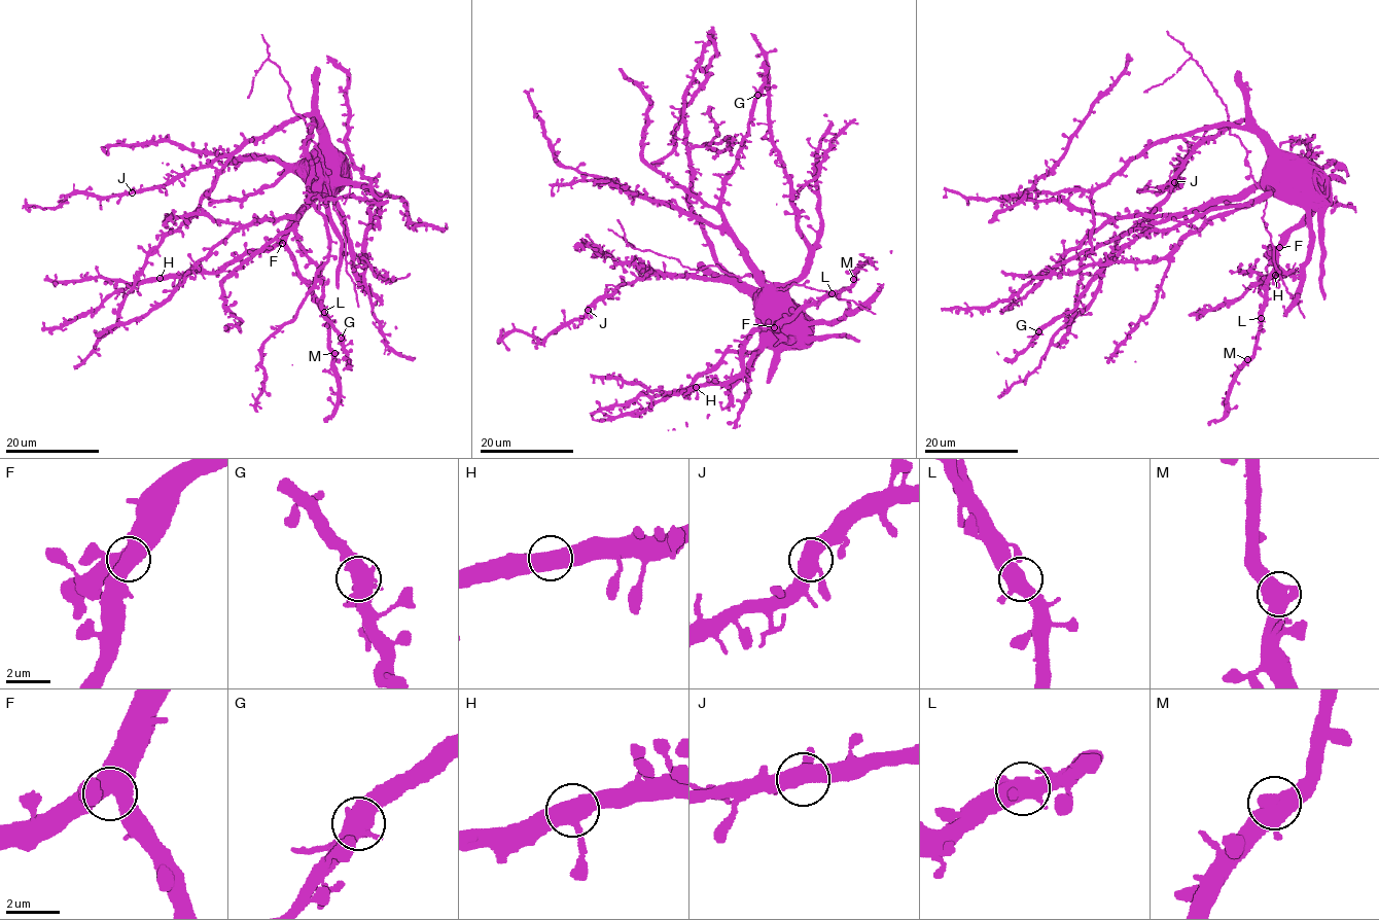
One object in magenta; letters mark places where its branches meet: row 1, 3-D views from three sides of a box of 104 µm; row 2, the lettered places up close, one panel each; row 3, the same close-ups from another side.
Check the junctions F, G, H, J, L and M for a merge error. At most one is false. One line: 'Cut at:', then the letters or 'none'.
Cut at: none

